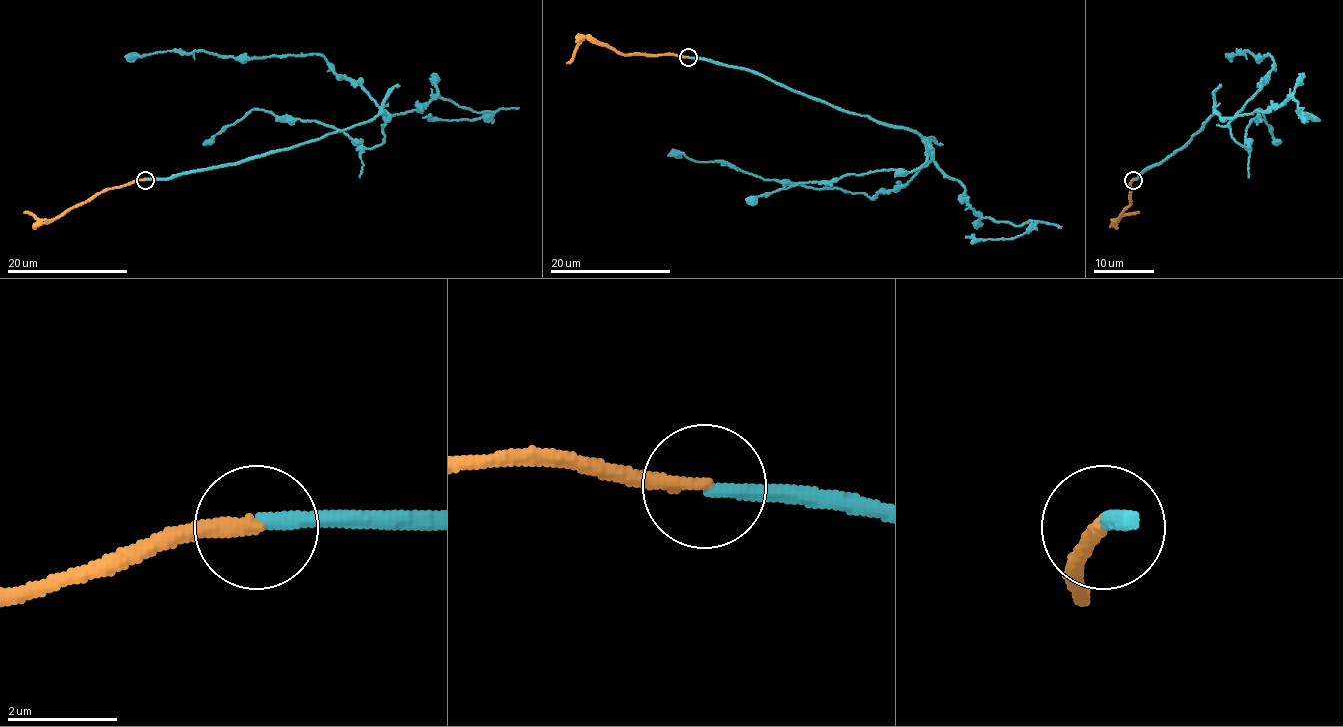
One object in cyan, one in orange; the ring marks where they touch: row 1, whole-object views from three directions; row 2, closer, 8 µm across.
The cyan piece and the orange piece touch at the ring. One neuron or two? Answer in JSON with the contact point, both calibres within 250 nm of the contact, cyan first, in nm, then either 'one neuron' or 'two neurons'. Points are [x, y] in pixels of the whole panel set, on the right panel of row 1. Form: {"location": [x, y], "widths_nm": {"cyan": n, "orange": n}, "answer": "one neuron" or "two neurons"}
{"location": [1133, 180], "widths_nm": {"cyan": 280, "orange": 280}, "answer": "one neuron"}

